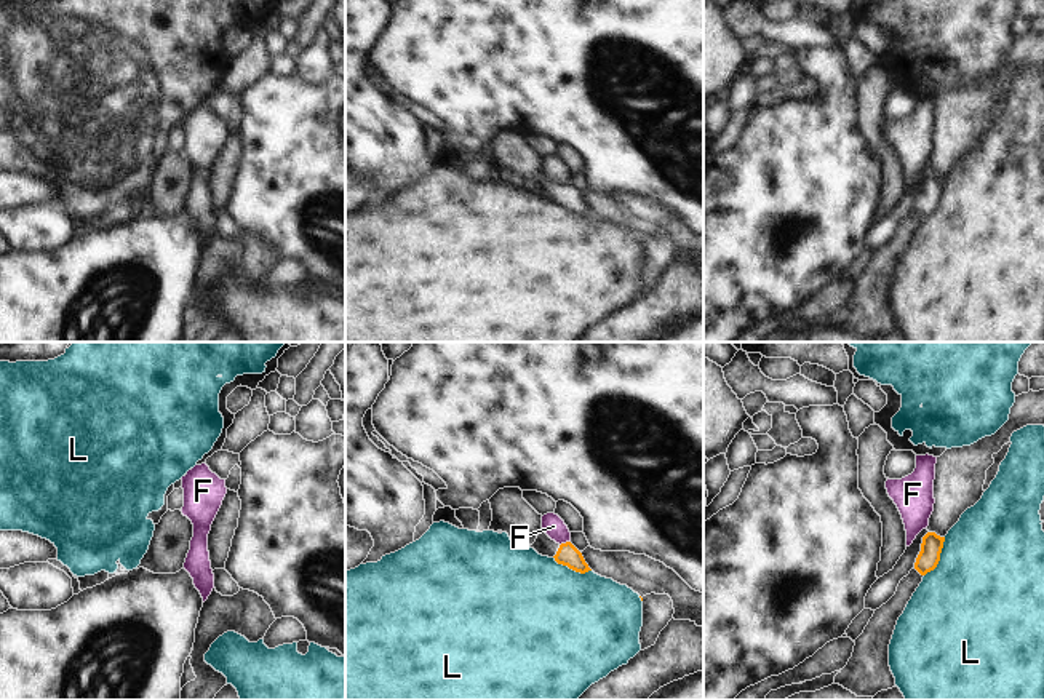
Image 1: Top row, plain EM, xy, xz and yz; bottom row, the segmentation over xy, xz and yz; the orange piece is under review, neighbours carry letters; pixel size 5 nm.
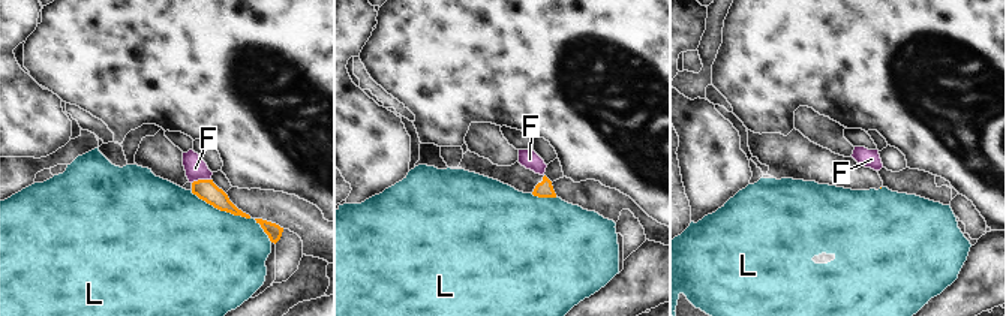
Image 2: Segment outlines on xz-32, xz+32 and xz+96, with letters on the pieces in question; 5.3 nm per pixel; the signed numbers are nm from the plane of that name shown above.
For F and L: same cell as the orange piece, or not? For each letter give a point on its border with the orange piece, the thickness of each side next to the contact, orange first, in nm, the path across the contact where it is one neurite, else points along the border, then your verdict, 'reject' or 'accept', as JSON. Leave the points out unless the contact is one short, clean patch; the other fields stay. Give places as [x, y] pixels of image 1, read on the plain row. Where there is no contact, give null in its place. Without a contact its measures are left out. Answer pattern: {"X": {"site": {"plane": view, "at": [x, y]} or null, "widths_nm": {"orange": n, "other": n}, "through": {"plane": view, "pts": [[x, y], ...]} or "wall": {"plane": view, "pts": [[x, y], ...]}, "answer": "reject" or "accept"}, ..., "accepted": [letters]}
{"F": {"site": {"plane": "xz", "at": [566, 184]}, "widths_nm": {"orange": 110, "other": 110}, "wall": {"plane": "xz", "pts": [[569, 182], [560, 187]]}, "answer": "reject"}, "L": {"site": {"plane": "yz", "at": [939, 200]}, "widths_nm": {"orange": 110, "other": 500}, "answer": "reject"}, "accepted": []}

